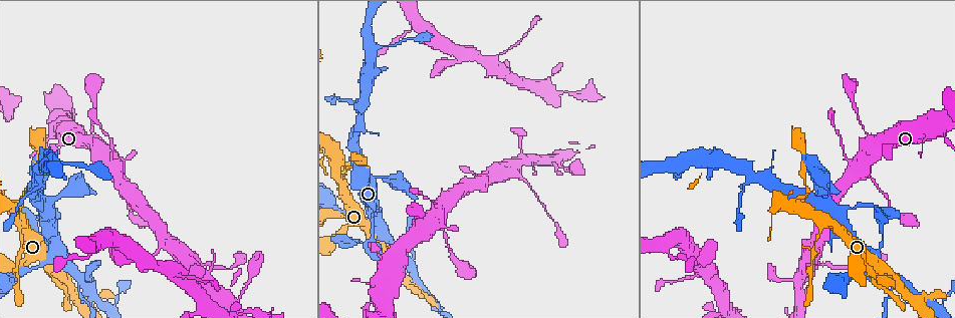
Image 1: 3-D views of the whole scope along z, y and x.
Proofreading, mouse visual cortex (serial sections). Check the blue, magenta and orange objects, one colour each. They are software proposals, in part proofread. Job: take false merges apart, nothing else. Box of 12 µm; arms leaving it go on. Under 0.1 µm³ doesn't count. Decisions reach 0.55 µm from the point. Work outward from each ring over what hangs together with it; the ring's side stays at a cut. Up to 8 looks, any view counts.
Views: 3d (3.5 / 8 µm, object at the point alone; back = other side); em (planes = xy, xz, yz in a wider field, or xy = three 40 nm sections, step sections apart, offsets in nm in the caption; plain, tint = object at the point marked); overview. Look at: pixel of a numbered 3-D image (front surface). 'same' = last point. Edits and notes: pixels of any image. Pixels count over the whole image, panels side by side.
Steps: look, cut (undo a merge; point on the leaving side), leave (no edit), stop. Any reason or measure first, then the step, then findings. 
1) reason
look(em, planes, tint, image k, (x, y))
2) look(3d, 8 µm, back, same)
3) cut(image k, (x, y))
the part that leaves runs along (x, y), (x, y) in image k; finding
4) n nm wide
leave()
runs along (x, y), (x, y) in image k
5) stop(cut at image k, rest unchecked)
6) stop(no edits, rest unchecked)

sharp bend
look(3d, 3.5 µm, back, image 1, (377, 223))

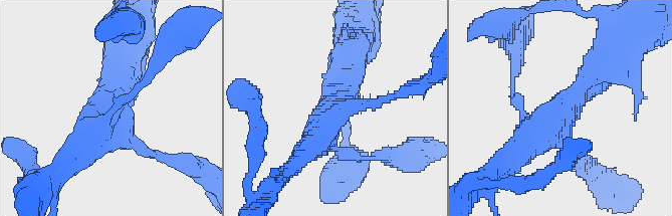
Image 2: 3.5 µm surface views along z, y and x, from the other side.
4 arms; arms of 150, 200, 450, 450 nm; need the tissue
look(em, xy, step 1, tint, image 2, (557, 114))

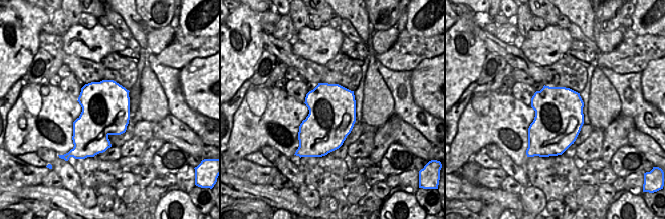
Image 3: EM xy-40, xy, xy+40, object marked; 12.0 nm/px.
leave()
runs along (604, 68), (516, 155) in image 2; continuous, no second cell

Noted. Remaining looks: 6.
arms part here
look(3d, 3.5 µm, image 1, (22, 219))

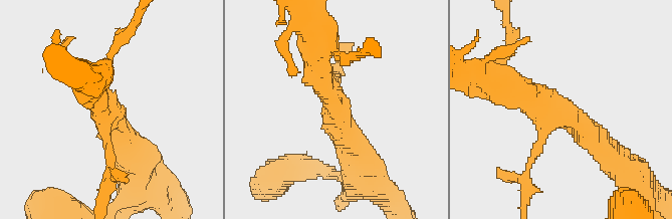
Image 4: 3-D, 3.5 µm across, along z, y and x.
look(em, xy, step 2, plain, image 4, (331, 95))

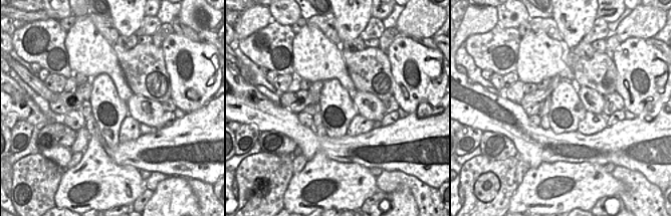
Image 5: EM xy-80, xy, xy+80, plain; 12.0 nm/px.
with the object marked
look(em, xy, step 2, tint, same)

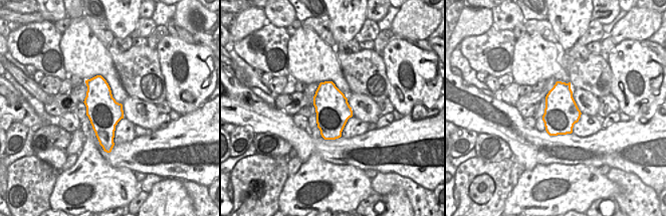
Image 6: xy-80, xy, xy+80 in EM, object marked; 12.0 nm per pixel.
leave()
runs along (599, 144), (493, 81) in image 4; all the same cell

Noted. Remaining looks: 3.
looks like a crossing
look(3d, 3.5 µm, image 1, (903, 278))

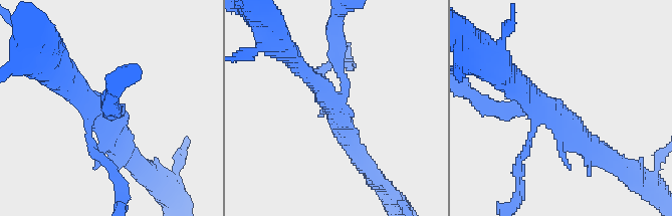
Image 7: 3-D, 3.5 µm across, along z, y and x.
need the tissue
look(em, xy, step 2, tint, image 7, (554, 110))

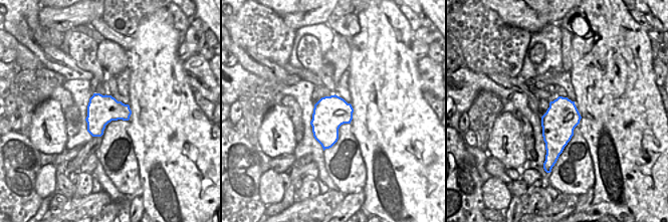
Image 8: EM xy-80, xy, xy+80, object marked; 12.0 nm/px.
leave()
runs along (510, 81), (601, 153) in image 7; all the same cell

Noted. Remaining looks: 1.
stop(no edits, rest unchecked)

